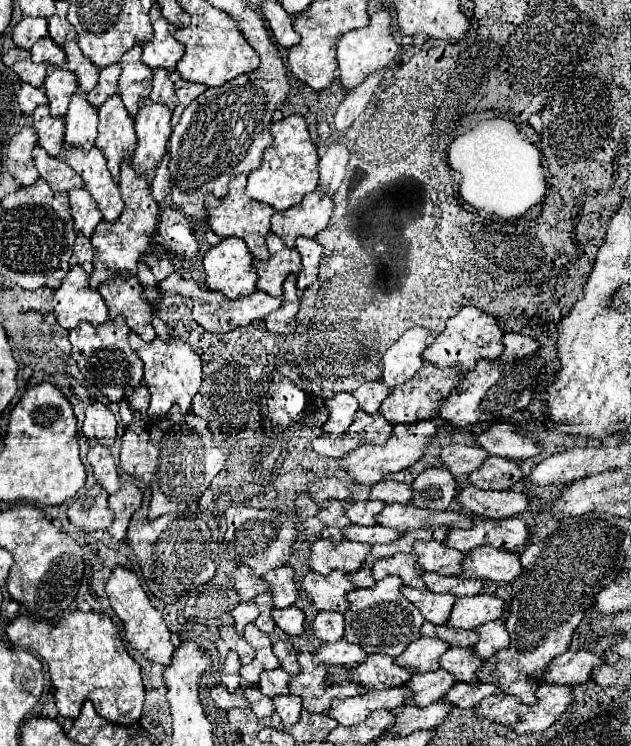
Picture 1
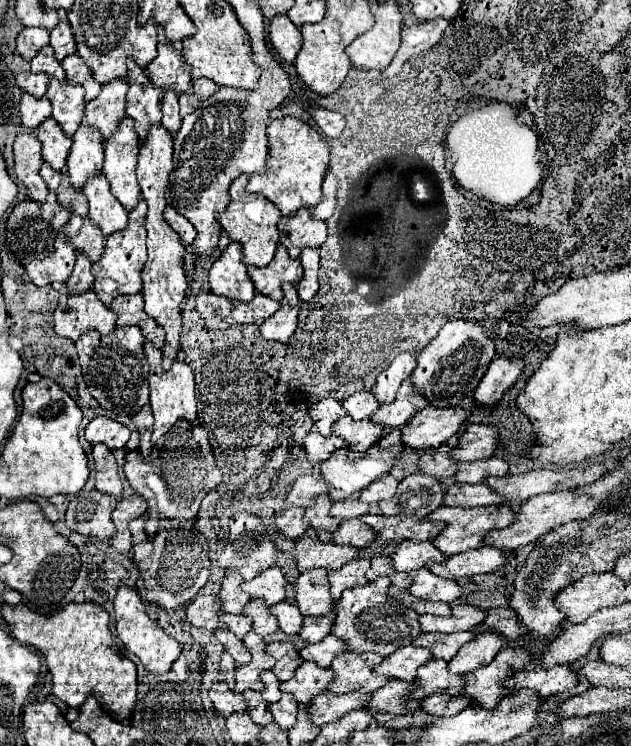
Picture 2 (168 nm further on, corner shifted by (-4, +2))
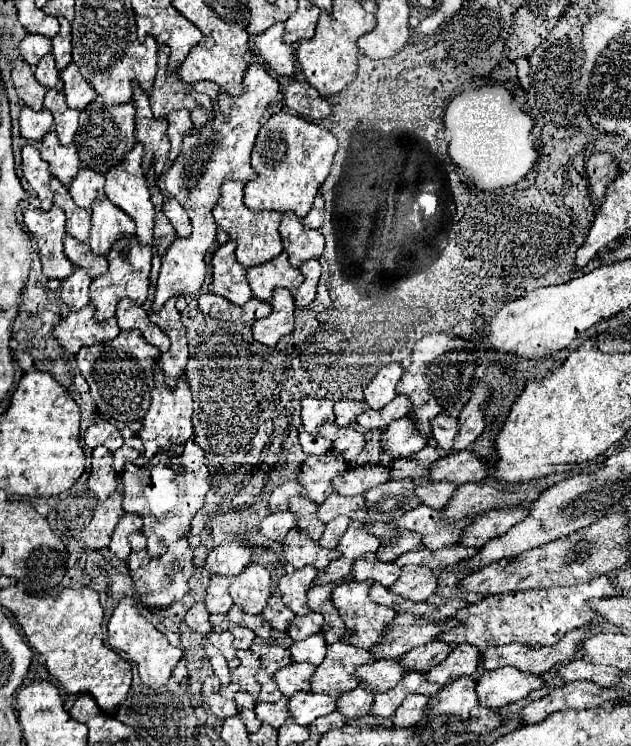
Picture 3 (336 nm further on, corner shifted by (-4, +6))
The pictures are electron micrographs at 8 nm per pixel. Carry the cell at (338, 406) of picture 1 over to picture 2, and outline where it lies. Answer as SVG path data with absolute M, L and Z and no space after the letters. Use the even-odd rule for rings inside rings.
M323 398L315 406L311 406L309 416L313 418L317 430L325 437L331 436L331 426L339 419L345 416L346 411L339 400L334 398Z

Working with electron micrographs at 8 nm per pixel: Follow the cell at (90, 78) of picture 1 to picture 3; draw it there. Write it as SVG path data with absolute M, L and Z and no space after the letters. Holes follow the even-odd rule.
M69 64L61 72L61 80L65 84L63 94L65 94L65 102L69 108L83 110L87 104L95 102L95 98L97 98L95 90L91 88L91 84L87 84L87 80L83 80L83 76L75 68L75 64Z

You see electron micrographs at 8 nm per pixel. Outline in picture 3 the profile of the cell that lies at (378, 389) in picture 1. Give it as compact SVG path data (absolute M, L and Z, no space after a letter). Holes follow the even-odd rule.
M339 400L333 404L335 412L335 424L337 426L349 426L361 412L365 404L363 402L353 402L353 400Z

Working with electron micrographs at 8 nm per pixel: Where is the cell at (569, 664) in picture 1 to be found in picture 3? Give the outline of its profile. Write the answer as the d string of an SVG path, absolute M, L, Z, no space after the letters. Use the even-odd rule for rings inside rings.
M507 666L507 668L483 672L483 676L475 684L475 692L481 706L501 708L505 704L525 698L531 690L541 686L543 686L541 678Z

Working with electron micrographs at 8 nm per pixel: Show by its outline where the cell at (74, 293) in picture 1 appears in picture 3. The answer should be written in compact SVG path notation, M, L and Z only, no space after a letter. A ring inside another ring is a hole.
M91 304L83 308L81 312L71 312L67 318L63 318L53 336L57 342L71 354L77 354L83 346L95 346L107 340L113 340L119 334L119 326L115 318L109 318L105 322L93 320L95 308Z

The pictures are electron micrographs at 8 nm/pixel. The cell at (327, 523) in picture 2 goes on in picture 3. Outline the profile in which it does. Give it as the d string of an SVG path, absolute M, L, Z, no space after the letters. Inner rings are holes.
M295 496L289 500L289 512L297 516L297 528L301 528L311 540L319 540L325 524L317 518L317 504L311 504L311 500Z

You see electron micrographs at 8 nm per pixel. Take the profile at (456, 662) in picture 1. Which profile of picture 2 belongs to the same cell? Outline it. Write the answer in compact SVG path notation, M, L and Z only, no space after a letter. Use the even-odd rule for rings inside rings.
M433 658L423 668L419 668L417 678L419 678L419 684L423 684L423 688L419 688L423 696L435 694L437 690L455 696L465 688L465 678L461 674L449 672L449 662L441 658Z

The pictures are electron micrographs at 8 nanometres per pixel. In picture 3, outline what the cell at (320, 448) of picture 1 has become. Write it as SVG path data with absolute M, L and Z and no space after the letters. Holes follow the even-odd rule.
M299 430L299 444L305 454L325 454L331 448L331 442L321 436L311 436L309 432Z

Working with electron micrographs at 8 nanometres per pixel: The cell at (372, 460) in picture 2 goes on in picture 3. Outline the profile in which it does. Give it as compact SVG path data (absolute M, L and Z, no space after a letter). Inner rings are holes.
M327 452L321 456L309 456L301 464L299 484L303 486L301 496L309 498L315 504L321 504L329 494L333 494L331 480L343 474L349 466L343 462L343 456L335 452Z

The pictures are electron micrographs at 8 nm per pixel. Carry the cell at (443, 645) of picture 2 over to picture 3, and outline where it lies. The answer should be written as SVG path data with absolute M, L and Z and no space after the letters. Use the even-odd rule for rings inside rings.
M433 640L419 648L413 648L411 652L407 652L407 656L401 656L399 664L403 664L407 672L425 672L437 666L439 662L443 662L451 654L451 650L453 648L449 644L443 644L441 640Z

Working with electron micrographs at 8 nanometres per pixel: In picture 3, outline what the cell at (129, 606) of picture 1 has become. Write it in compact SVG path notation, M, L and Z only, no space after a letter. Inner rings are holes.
M123 598L119 602L119 606L115 608L115 612L113 612L111 620L109 620L109 626L107 626L107 644L113 650L125 652L137 664L141 684L151 686L151 688L165 686L169 682L169 678L171 678L173 668L183 658L183 650L171 646L167 642L167 638L139 614L133 598Z

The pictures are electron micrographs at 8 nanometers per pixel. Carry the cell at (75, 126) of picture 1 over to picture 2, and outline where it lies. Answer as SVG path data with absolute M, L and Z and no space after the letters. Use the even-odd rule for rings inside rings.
M79 124L73 134L73 146L67 158L67 174L75 188L83 188L85 180L103 170L103 140L95 126Z

